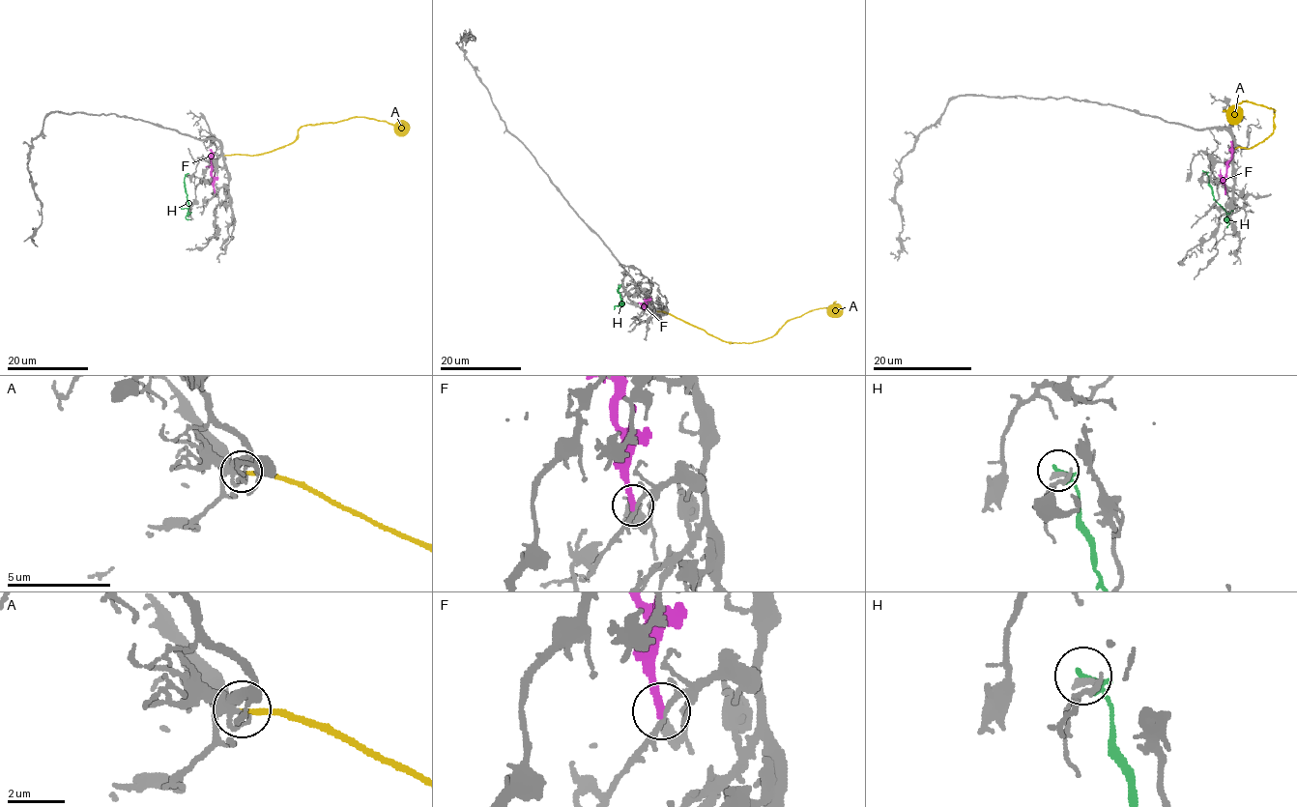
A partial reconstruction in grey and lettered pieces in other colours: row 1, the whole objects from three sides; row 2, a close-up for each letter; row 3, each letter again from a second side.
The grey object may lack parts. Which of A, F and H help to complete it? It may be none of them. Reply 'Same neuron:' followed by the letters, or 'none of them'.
Same neuron: A

